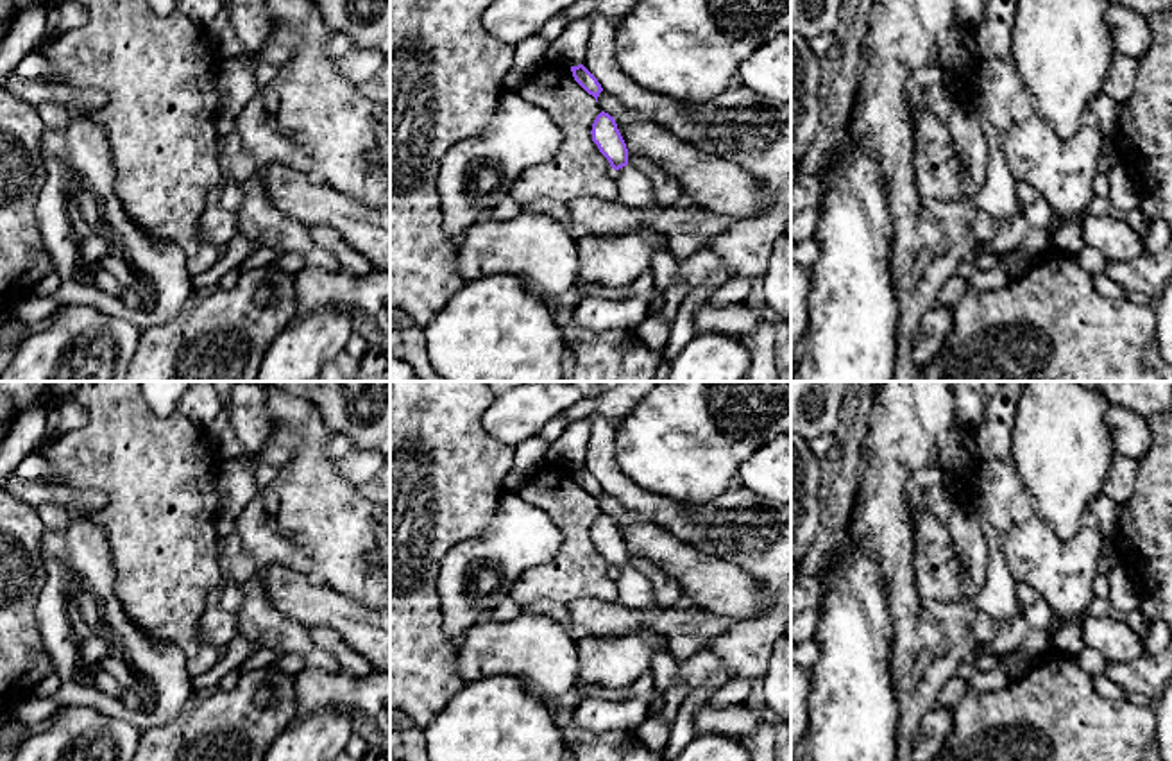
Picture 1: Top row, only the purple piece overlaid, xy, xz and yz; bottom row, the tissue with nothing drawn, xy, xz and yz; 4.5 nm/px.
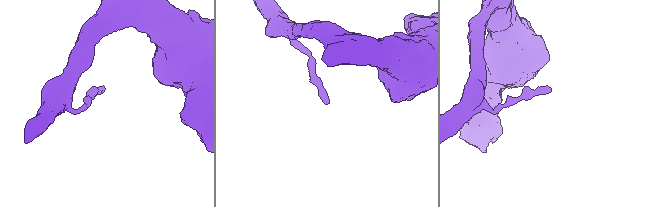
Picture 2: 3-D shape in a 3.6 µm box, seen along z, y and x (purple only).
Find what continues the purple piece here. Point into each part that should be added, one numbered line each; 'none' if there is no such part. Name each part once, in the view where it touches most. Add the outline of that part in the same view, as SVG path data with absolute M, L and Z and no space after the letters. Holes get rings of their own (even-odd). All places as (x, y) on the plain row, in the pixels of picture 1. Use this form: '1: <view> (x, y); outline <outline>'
1: xz (634, 589); outline M632 566L619 569L617 602L632 609L657 607L651 584Z

